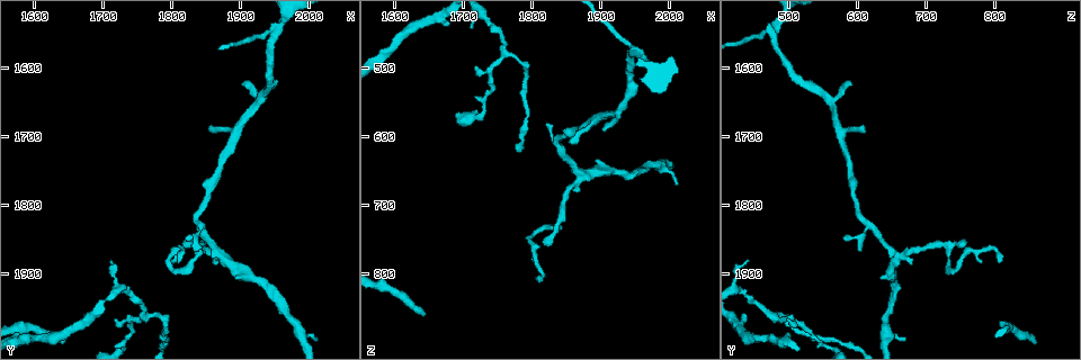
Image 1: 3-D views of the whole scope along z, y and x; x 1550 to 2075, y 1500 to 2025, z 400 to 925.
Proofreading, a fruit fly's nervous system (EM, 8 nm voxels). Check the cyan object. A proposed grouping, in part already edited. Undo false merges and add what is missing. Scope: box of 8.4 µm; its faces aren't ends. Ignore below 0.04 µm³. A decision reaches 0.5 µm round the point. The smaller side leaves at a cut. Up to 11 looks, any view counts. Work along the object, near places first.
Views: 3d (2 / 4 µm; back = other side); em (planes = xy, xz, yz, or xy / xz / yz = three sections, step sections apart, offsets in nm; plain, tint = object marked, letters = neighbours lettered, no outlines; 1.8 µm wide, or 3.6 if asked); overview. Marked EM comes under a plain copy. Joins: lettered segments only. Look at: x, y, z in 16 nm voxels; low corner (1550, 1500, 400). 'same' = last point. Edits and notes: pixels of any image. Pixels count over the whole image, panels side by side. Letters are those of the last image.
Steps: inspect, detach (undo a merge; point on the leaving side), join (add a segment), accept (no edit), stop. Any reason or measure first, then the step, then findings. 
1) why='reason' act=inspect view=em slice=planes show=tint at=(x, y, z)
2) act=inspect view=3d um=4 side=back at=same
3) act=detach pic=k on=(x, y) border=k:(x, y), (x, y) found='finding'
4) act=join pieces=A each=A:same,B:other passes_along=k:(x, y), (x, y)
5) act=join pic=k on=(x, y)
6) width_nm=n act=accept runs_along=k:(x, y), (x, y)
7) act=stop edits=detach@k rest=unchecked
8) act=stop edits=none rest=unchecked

why='free end' act=inspect view=em slice=planes show=letters at=(2010, 2000, 670)

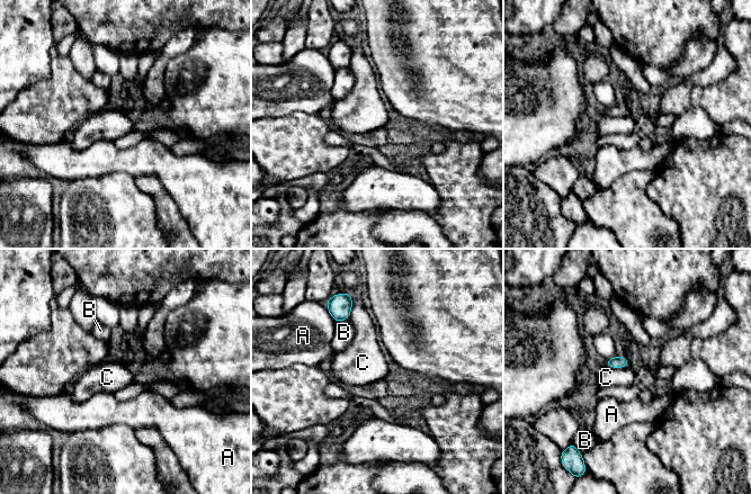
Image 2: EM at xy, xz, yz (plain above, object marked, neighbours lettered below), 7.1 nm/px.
act=accept each=A:other,B:other,C:other border=2:(628, 365), (624, 367), (607, 367) found='none of them fits'

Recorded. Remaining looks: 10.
why='free end' act=inspect view=em slice=yz step=16 show=letters at=(1840, 1860, 600)

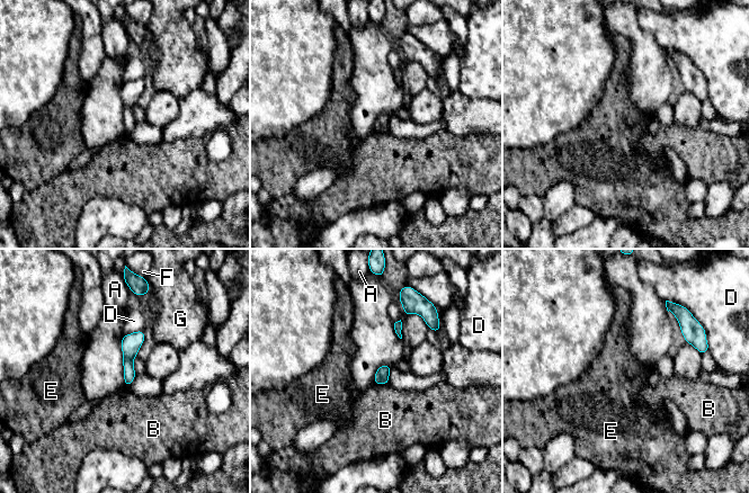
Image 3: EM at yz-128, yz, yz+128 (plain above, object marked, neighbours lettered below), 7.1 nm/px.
act=inspect view=em slice=planes show=letters at=same

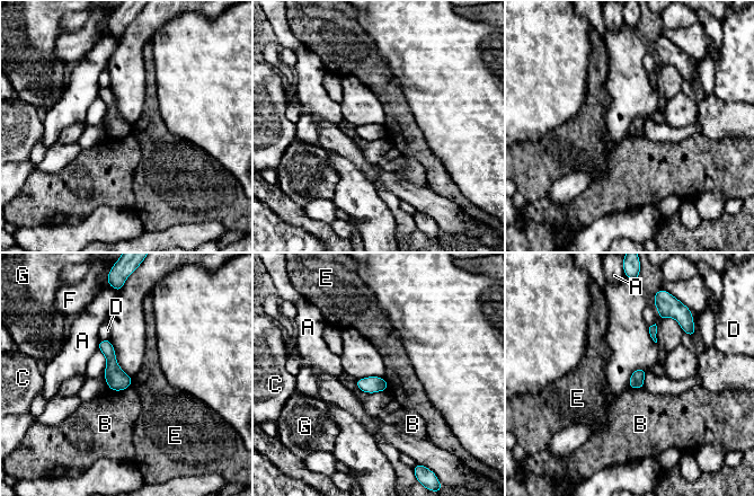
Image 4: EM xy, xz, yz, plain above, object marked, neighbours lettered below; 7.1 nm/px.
width_nm=110 act=accept each=A:other,B:other,C:other,D:other,E:other,F:other,G:other border=4:(383, 378), (388, 386), (387, 390) found='none of them fits'

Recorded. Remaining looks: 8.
why='branch point' act=inspect view=em slice=planes show=letters at=(1760, 1960, 480)

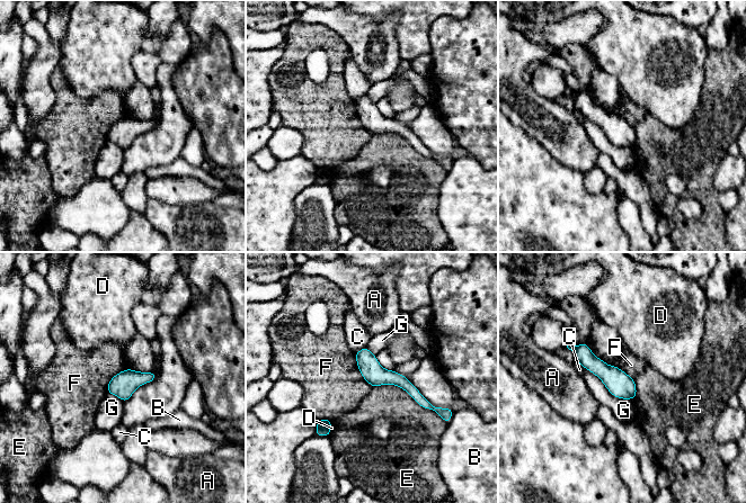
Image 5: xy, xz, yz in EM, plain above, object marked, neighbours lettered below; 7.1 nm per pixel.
width_nm=160 act=accept each=A:other,B:other,C:other,D:other,E:other,F:other,G:other border=5:(354, 352), (361, 376), (372, 387) found='all the same cell'

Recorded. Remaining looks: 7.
why='three-way junction' act=inspect view=3d um=4 at=(1950, 1555, 475)

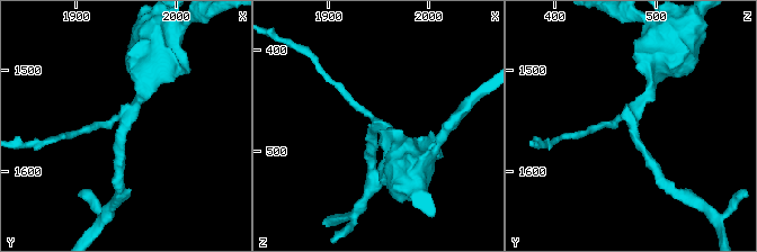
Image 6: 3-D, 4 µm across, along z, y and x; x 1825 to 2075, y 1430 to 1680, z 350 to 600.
arms=3 act=inspect view=em slice=xy step=8 show=tint at=(1952, 1548, 478)

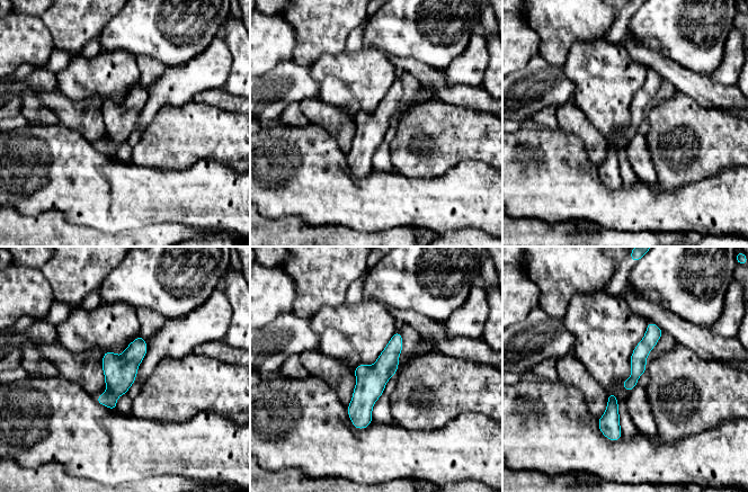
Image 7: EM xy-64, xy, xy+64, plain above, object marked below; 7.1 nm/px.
act=inspect view=em slice=planes show=letters at=same

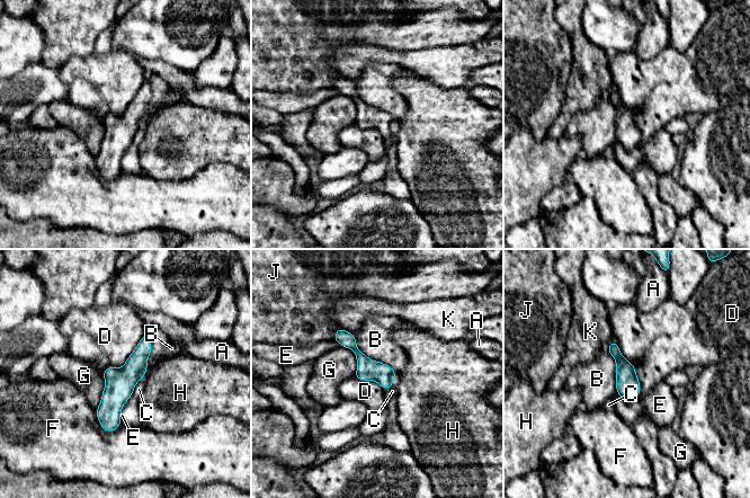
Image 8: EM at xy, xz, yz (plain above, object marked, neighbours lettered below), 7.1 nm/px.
width_nm=160 act=accept each=A:other,B:other,C:other,D:other,E:other,F:other,G:other,H:other,J:other,K:other border=8:(615, 340), (634, 367), (639, 396) found='continuous, no second cell'

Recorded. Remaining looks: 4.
act=stop edits=none rest=unchecked

